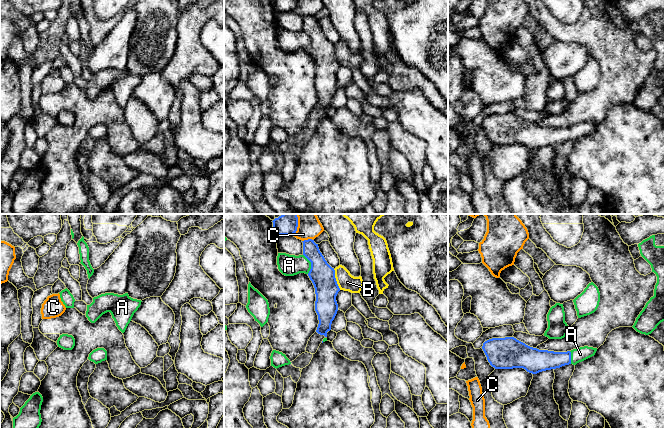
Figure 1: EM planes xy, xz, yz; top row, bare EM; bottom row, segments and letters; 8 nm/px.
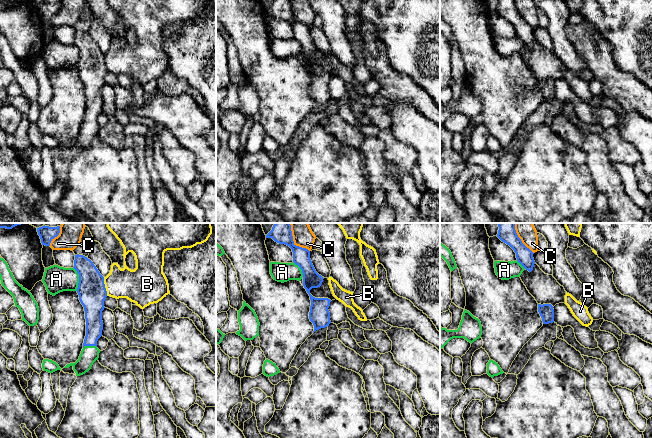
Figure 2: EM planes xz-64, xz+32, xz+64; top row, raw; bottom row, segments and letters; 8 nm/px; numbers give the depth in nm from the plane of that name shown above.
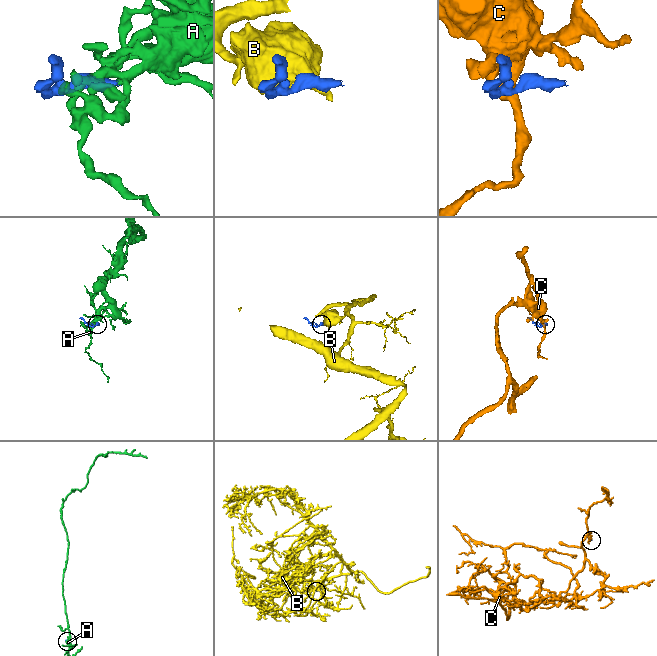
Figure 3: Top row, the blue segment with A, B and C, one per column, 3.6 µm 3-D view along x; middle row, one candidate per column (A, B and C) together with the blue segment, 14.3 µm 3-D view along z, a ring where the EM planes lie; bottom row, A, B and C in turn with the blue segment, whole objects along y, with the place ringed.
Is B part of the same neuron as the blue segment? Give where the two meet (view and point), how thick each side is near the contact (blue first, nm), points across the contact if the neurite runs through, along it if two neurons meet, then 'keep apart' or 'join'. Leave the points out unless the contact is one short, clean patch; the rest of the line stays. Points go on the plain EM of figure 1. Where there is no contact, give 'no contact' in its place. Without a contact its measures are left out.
contact xz (335, 55); calibres 200 and 140 nm; border xz (333, 45), (336, 59), (340, 65); keep apart

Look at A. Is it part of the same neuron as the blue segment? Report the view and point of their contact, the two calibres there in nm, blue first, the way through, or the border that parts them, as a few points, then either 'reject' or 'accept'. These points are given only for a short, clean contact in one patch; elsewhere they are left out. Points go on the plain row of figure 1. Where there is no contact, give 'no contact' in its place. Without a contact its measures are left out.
contact xz (311, 40); calibres 200 and 180 nm; accept

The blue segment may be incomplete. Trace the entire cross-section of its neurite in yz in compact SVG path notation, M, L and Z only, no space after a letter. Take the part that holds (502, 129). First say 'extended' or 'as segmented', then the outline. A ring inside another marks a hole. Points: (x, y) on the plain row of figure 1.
extended; M514 113L492 114L483 119L488 138L495 145L523 144L537 150L542 147L576 141L595 131L597 124L580 123L567 128L539 126Z

